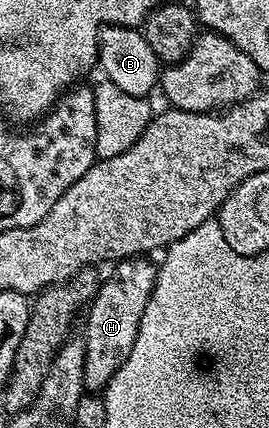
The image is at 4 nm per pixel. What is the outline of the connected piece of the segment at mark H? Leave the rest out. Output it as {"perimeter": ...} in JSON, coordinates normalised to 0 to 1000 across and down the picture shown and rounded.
{"perimeter":[[[543,598],[457,603],[420,624],[424,643],[368,678],[361,673],[346,680],[335,727],[331,715],[316,727],[309,904],[323,914],[364,916],[394,904],[416,879],[431,879],[431,869],[454,857],[457,836],[476,822],[491,822],[491,804],[506,804],[520,748],[535,738],[535,720],[565,692],[565,673],[587,643],[587,621],[558,614],[558,607]]]}

